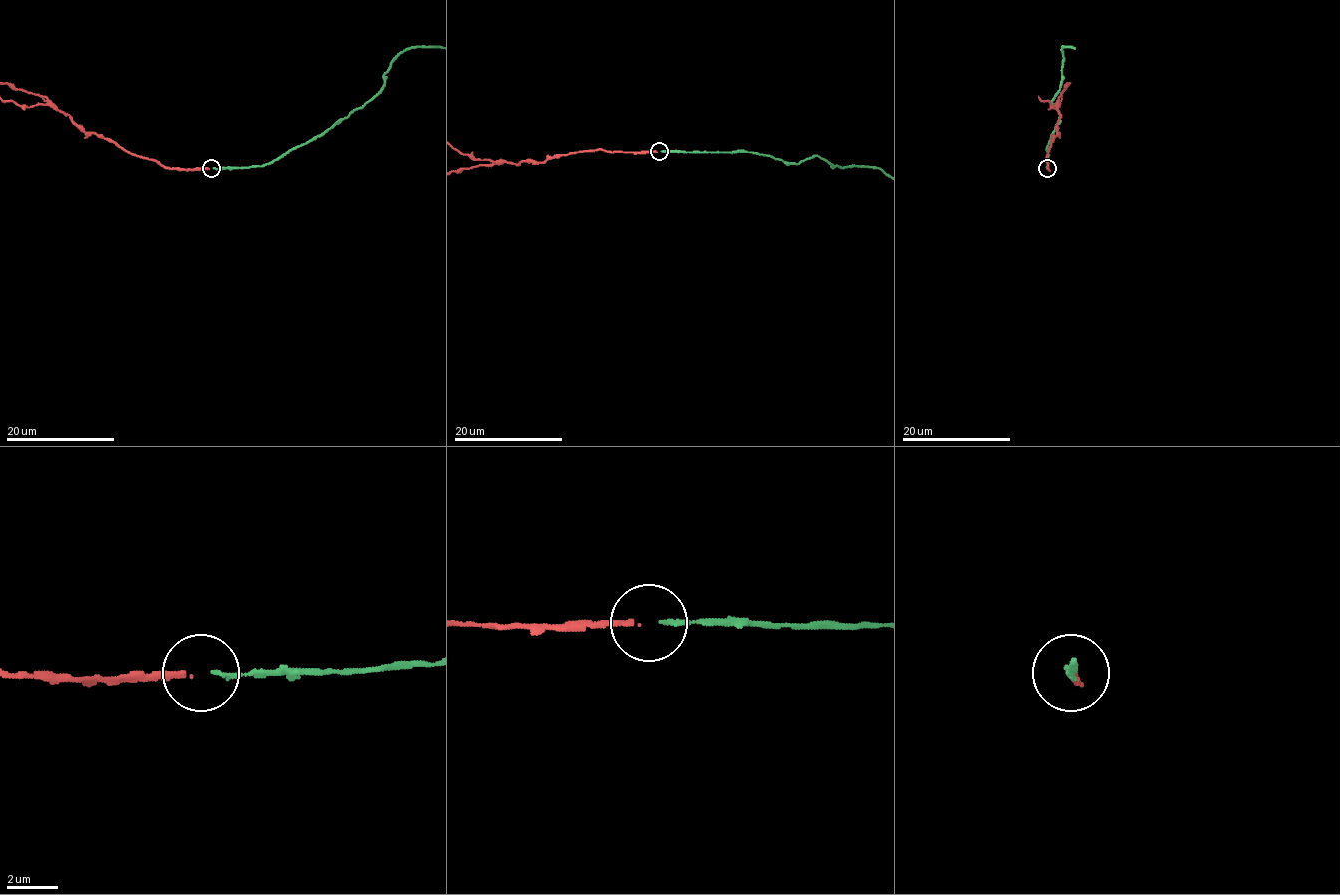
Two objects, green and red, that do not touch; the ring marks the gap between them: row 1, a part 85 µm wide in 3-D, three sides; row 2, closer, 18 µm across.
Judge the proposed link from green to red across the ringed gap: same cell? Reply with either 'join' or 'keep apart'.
join

